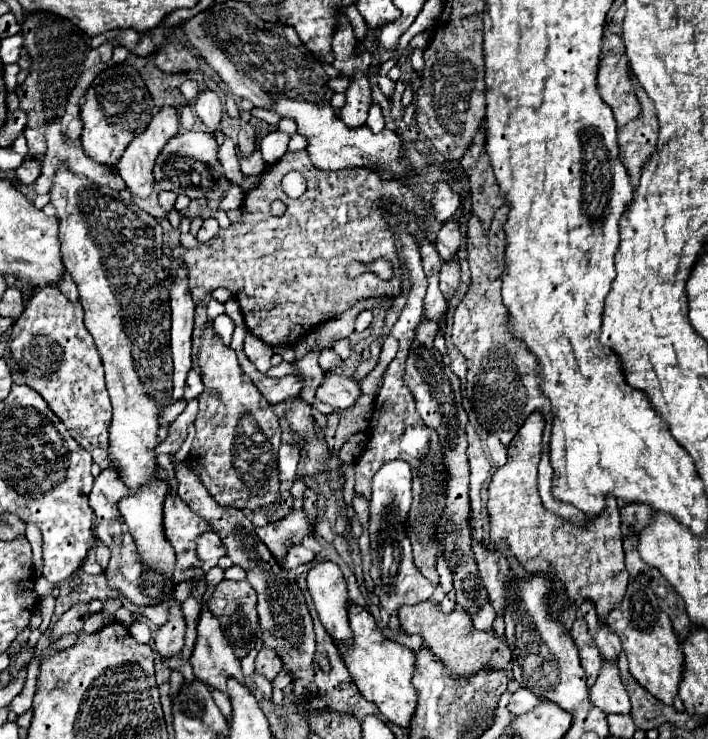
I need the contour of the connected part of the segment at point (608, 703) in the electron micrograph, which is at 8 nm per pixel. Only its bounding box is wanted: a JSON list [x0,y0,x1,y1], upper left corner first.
[590,661,630,713]

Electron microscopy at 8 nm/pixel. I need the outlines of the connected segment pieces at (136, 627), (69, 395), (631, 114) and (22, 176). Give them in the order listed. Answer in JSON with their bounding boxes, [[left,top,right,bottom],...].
[[129,620,151,644],[10,287,114,469],[598,35,638,127],[16,159,40,185]]

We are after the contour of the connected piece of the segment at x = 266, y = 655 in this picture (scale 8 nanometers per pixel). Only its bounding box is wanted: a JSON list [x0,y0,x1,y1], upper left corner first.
[256,649,282,681]

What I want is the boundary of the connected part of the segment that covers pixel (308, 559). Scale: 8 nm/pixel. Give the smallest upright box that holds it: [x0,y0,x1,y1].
[286,545,316,569]

